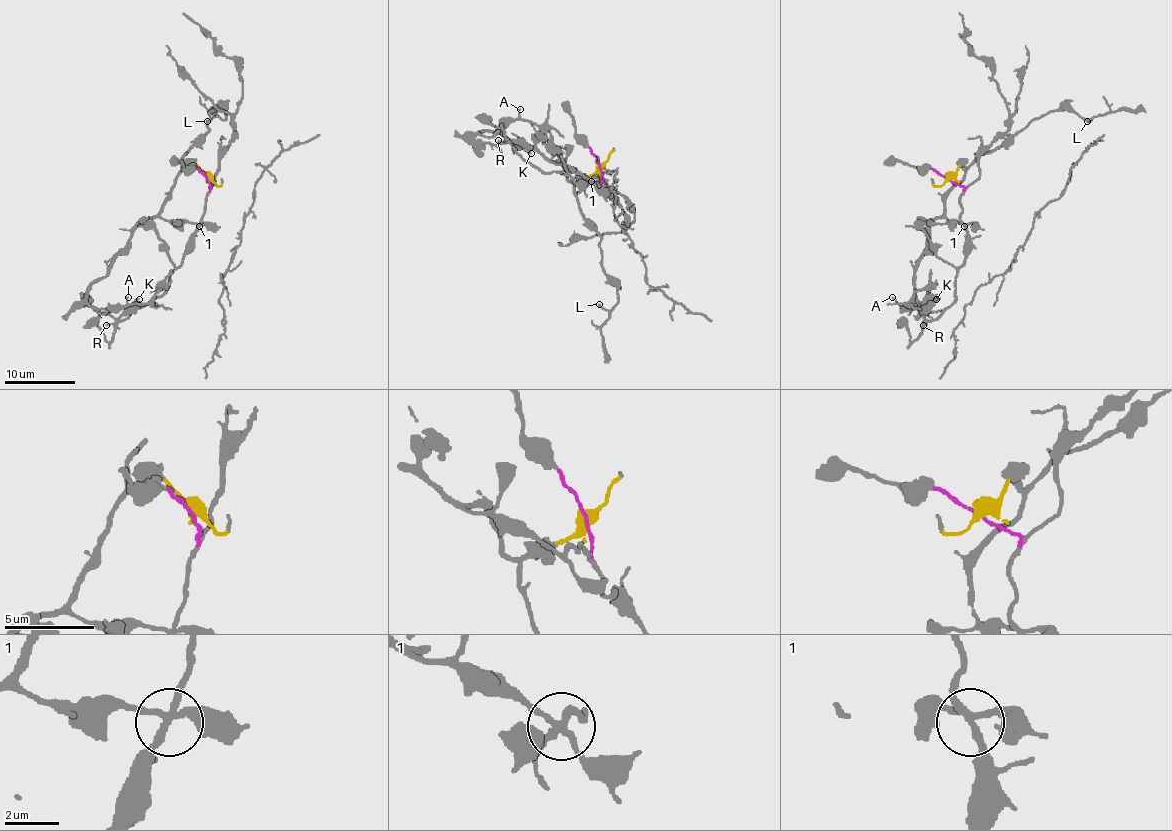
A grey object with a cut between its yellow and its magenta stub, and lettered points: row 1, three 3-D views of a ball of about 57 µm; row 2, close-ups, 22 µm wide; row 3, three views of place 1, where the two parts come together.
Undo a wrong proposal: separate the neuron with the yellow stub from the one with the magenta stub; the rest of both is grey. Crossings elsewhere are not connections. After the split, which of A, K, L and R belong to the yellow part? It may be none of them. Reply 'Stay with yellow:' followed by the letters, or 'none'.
Stay with yellow: A, L

